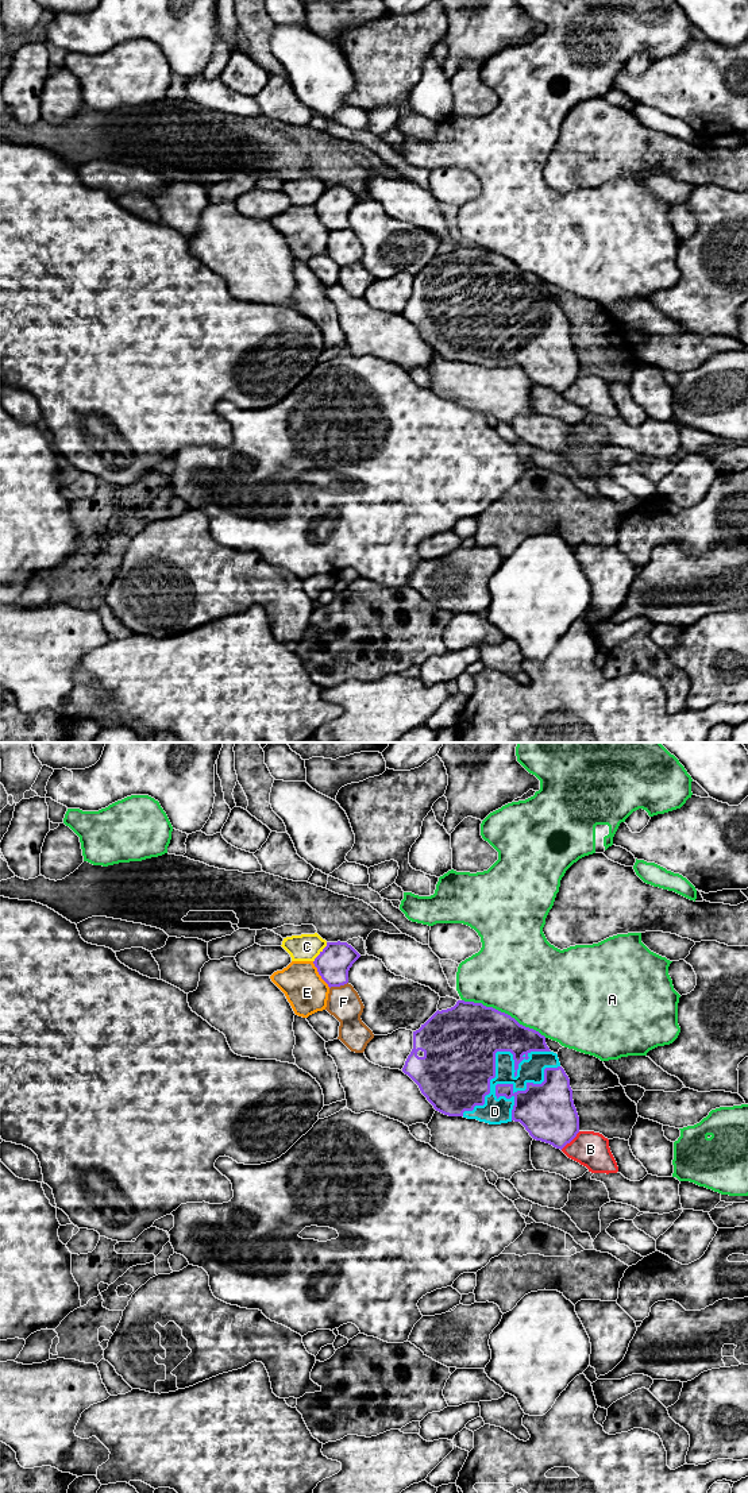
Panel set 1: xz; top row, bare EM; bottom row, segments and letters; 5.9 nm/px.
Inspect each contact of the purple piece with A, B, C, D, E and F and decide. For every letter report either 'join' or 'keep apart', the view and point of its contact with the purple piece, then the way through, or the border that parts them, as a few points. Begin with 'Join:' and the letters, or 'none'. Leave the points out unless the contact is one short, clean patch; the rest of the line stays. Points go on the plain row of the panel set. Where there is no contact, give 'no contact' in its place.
Join: B, C, D
A: keep apart; contact xz (504, 257)
B: join; contact xz (570, 385)
C: join; contact xz (322, 196)
D: join; contact xz (494, 300)
E: keep apart; contact xz (319, 218)
F: keep apart; contact xz (338, 230)

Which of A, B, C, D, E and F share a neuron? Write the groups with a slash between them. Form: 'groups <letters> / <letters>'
groups A / B C D / E / F

